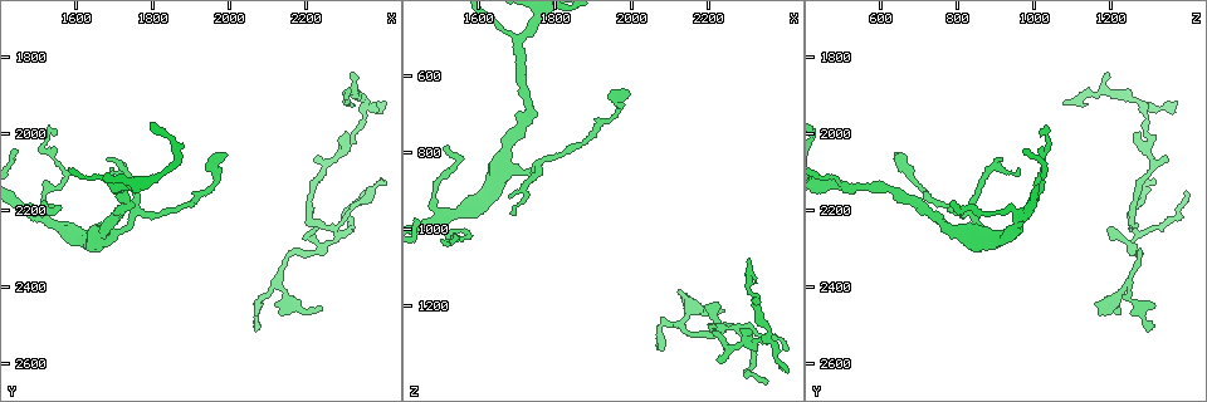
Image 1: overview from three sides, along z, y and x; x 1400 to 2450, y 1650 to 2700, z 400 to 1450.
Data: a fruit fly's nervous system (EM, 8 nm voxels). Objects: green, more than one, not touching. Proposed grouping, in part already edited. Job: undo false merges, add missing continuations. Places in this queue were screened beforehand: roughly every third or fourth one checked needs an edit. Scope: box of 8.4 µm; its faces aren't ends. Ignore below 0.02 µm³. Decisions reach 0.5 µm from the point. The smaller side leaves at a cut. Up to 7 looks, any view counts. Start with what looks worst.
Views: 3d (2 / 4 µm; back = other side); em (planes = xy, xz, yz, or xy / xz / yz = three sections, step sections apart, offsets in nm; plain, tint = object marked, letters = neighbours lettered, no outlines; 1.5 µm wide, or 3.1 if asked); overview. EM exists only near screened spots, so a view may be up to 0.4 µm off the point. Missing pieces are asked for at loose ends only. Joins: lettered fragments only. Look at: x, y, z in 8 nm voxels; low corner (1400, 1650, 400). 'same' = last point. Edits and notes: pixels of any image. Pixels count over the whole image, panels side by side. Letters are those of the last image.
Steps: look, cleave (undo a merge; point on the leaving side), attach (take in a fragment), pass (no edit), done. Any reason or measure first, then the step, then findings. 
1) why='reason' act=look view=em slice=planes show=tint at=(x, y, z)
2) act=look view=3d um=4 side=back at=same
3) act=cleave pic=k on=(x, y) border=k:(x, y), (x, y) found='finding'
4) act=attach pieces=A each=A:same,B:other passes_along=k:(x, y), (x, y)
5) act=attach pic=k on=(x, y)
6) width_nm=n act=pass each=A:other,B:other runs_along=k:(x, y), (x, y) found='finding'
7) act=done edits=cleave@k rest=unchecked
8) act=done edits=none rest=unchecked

why='abrupt turn' act=look view=3d um=4 side=back at=(2345, 1930, 1280)

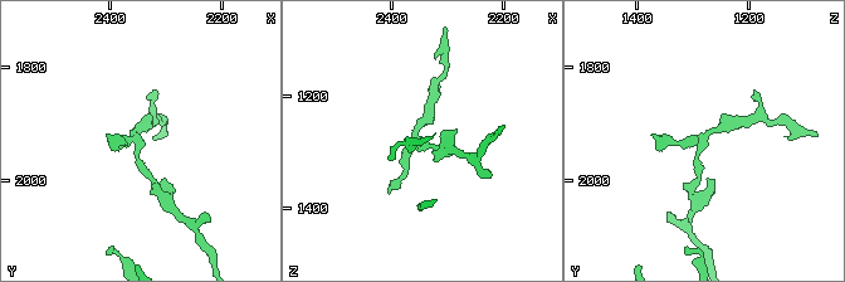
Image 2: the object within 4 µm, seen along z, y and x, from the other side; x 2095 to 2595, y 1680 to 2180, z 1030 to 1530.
why='now the EM' act=look view=em slice=planes show=plain at=(2350, 1930, 1290)

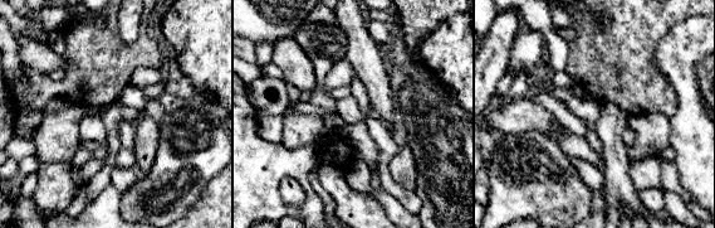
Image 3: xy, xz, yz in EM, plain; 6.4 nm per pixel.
why='see the neighbours' act=look view=em slice=planes show=letters at=same

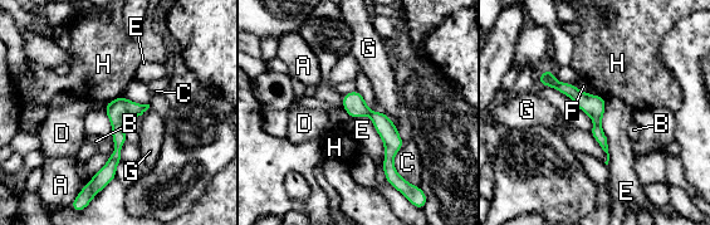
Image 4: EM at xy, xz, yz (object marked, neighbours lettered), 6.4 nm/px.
act=pass each=A:other,B:other,C:other,D:other,E:other,F:other,G:other,H:other found='all the same cell'

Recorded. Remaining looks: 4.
why='thin end' act=look view=em slice=xz step=8 show=letters at=(2055, 2505, 1305)

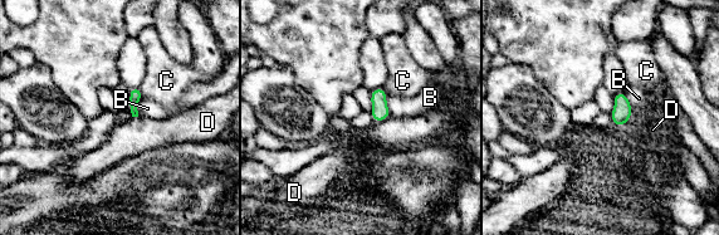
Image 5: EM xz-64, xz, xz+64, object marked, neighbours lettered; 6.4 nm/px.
act=look view=em slice=planes show=letters at=same

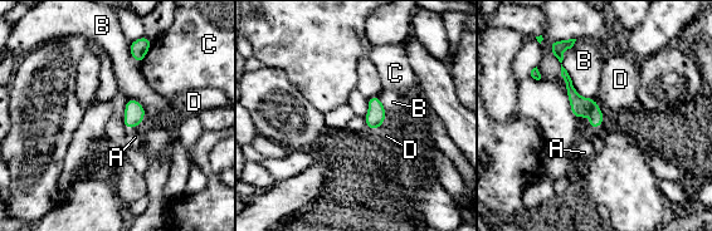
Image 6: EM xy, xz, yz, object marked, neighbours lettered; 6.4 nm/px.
act=attach pieces=A each=A:same,B:other,C:other,D:other passes_along=6:(135, 112), (131, 128), (135, 137) found='the cell continues'

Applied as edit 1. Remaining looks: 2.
act=done edits=attach@6 rest=unchecked

